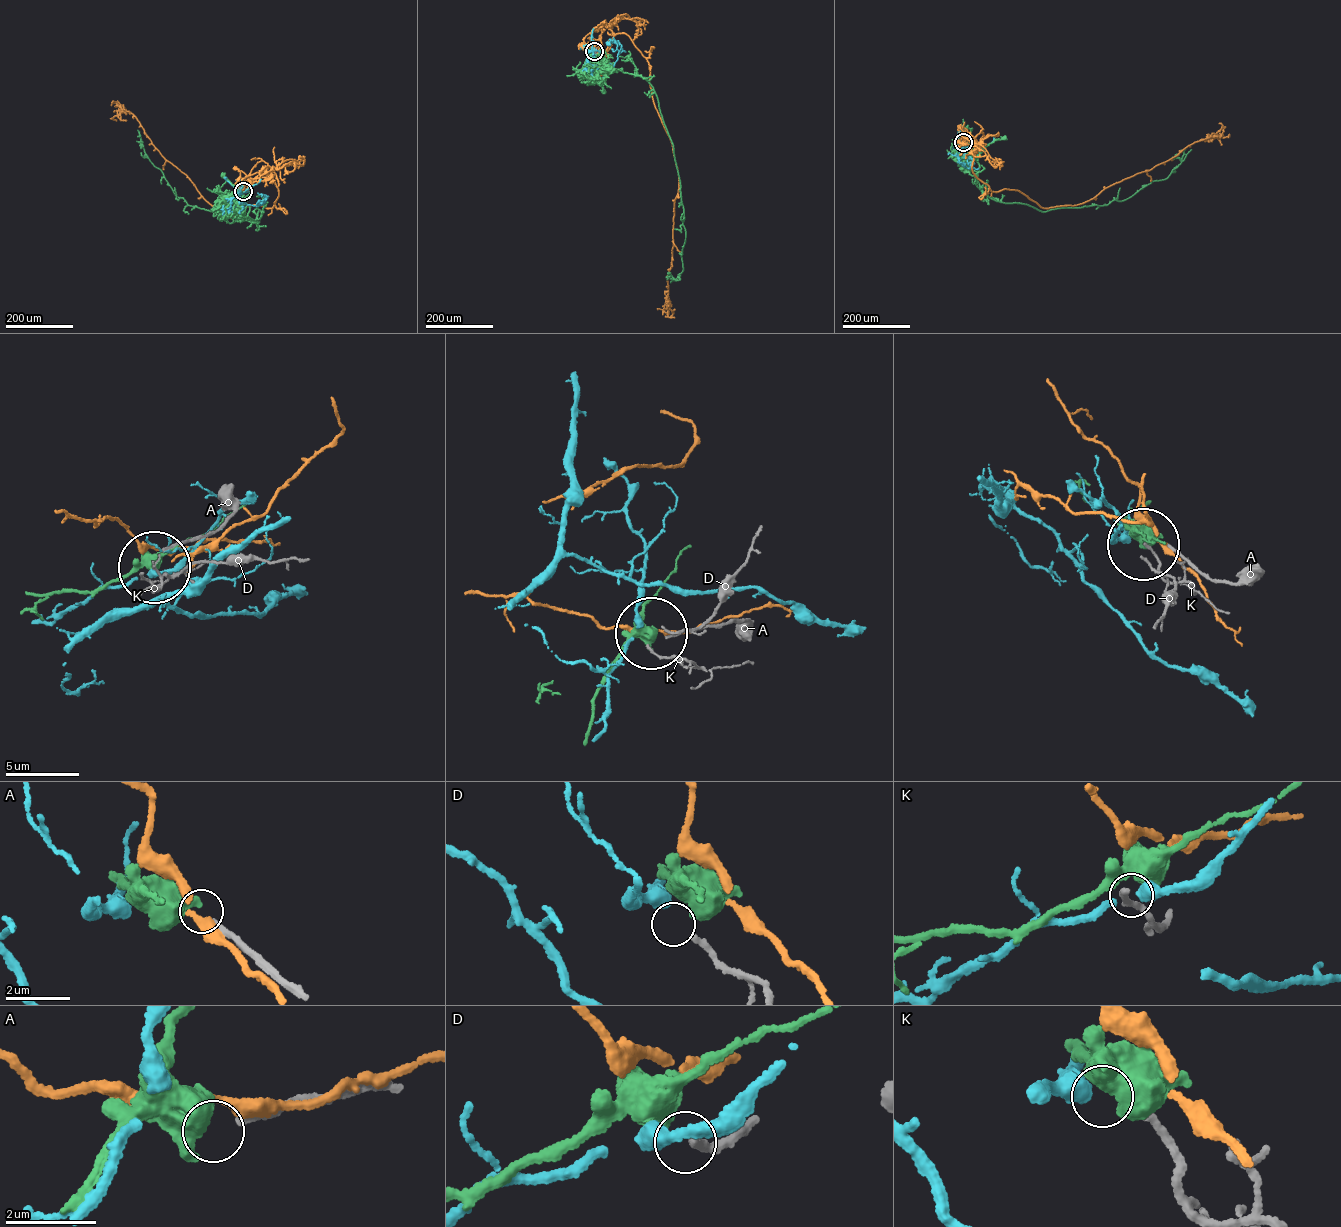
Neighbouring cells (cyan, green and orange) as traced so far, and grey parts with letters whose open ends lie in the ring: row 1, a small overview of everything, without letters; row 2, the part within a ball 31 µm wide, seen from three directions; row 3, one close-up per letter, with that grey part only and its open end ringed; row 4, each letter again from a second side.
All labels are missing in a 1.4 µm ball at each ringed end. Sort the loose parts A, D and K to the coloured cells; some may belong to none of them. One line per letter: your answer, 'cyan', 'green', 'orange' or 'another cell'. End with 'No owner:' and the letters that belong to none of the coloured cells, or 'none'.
A: green
D: another cell
K: cyan
No owner: D

